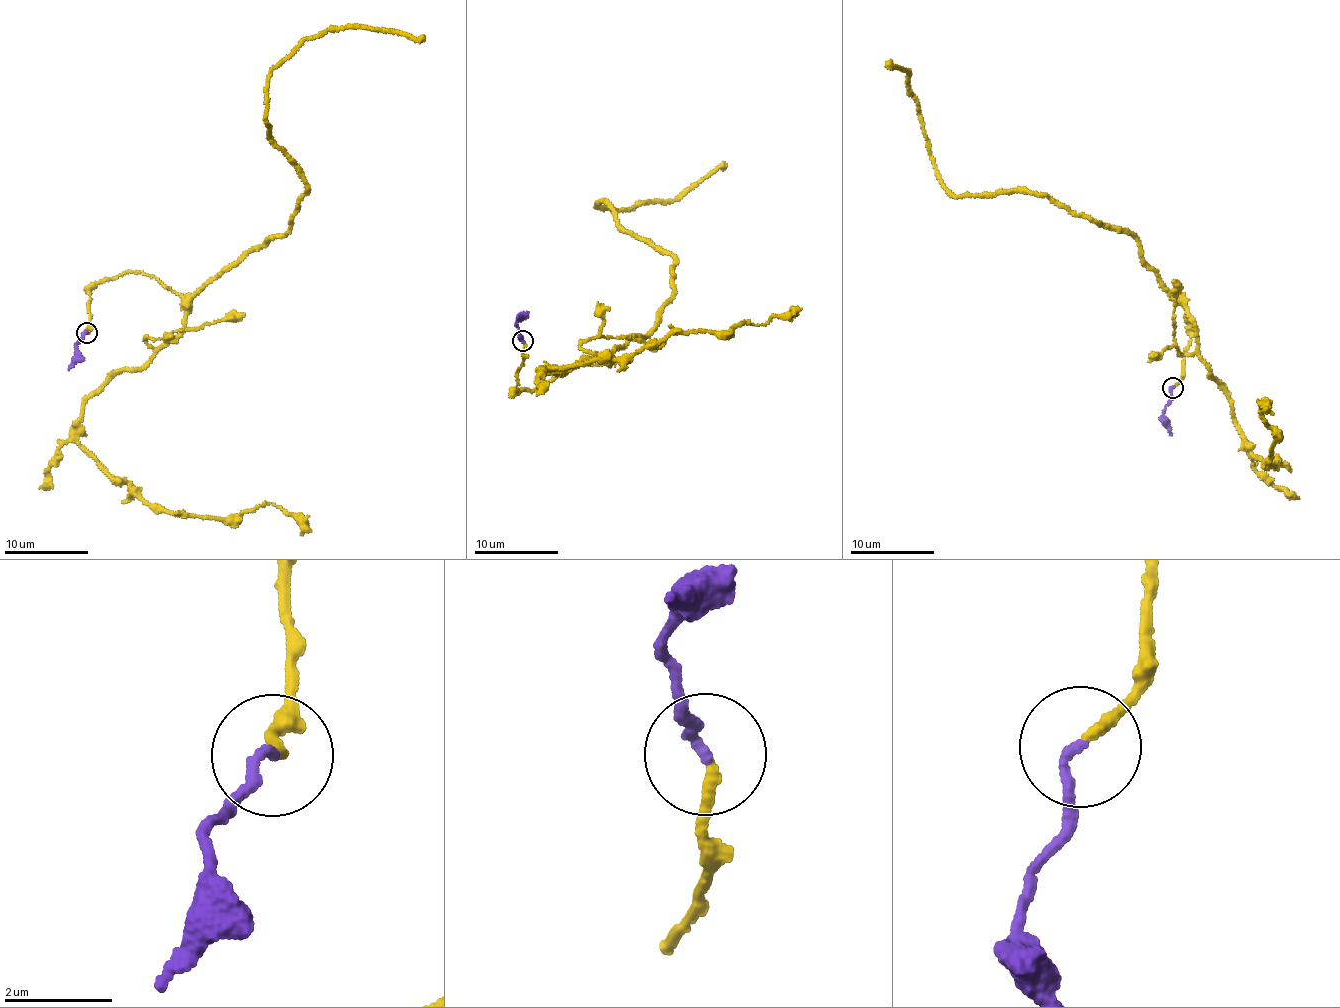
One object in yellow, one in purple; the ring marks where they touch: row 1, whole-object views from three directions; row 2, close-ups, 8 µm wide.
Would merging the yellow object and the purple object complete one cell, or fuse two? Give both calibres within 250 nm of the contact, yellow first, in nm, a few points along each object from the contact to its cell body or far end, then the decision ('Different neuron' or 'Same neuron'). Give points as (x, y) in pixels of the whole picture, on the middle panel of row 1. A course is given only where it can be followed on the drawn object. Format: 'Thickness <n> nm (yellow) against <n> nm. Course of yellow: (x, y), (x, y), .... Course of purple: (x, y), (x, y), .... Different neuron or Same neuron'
Thickness 200 nm (yellow) against 180 nm. Course of yellow: (524, 341), (514, 390), (646, 336), (676, 257), (595, 208), (679, 200), (725, 166). Course of purple: (522, 341), (517, 326), (521, 315), (518, 317). Same neuron

